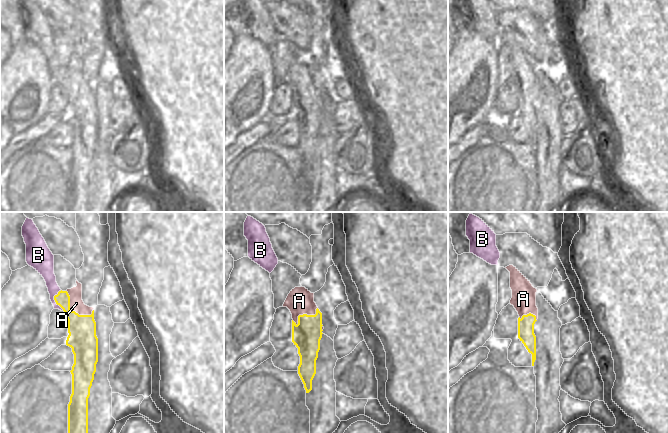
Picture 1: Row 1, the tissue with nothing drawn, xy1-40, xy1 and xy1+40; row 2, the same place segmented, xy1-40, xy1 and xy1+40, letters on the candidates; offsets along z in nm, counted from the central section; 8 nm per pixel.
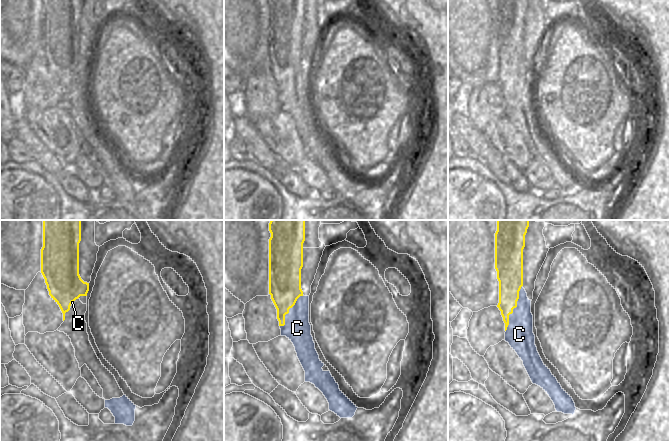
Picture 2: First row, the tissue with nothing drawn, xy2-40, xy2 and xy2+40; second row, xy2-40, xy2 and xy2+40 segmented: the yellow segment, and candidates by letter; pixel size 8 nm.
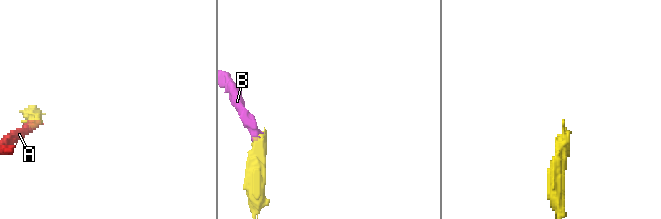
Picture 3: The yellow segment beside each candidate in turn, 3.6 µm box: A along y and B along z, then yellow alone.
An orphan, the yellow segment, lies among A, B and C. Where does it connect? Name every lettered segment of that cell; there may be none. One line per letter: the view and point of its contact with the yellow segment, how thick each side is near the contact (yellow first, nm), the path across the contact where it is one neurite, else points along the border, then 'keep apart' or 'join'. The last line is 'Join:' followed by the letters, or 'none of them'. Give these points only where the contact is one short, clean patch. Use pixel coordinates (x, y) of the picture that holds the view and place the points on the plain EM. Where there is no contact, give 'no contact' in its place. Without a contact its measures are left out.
A: meets yellow in xy1-40 at (72, 87); 220 nm thick on the yellow side, 110 nm on the other; runs through xy1-40 (82, 114), (81, 96), (72, 87), (76, 79); join
B: meets yellow in xy1-40 at (54, 75); 130 nm thick on the yellow side, 120 nm on the other; border along xy1-40 (59, 66), (54, 72), (54, 77), (63, 86); keep apart
C: meets yellow in xy2+40 at (514, 83); 200 nm thick on the yellow side, 220 nm on the other; border along xy2+40 (522, 61), (517, 81), (509, 91), (509, 100), (505, 106); keep apart
Join: A

